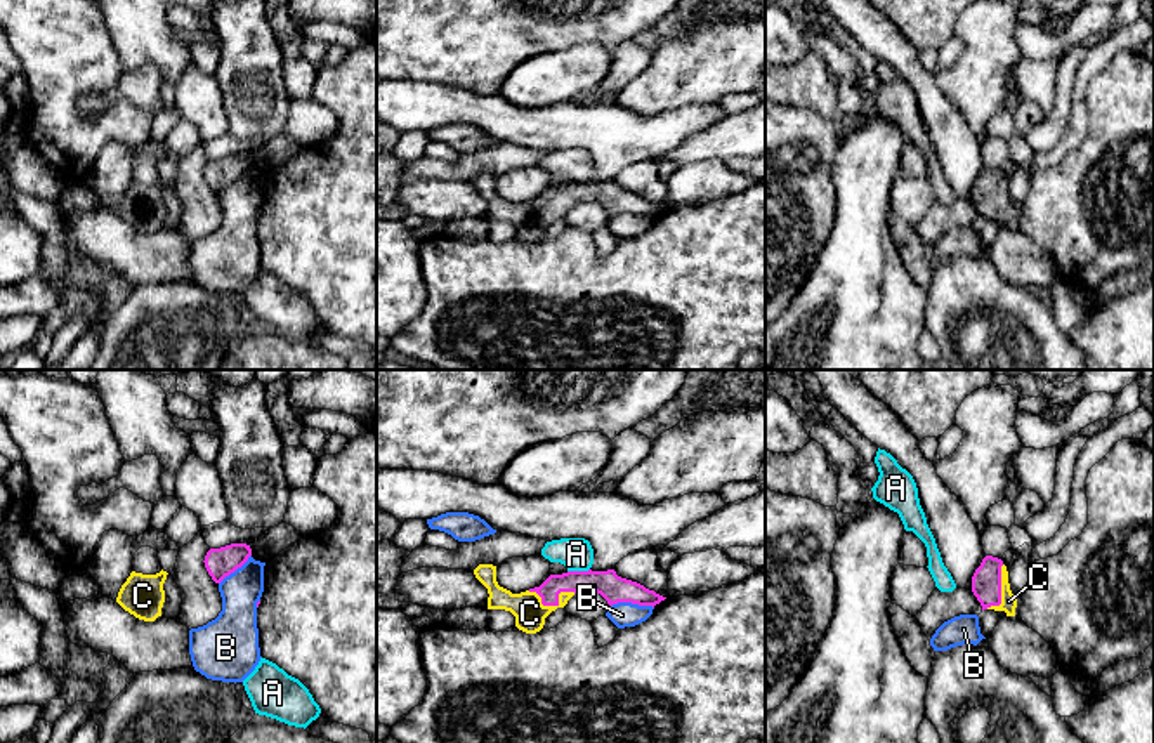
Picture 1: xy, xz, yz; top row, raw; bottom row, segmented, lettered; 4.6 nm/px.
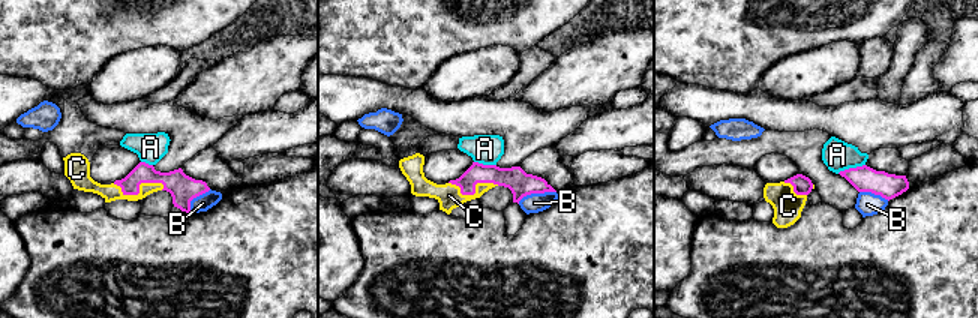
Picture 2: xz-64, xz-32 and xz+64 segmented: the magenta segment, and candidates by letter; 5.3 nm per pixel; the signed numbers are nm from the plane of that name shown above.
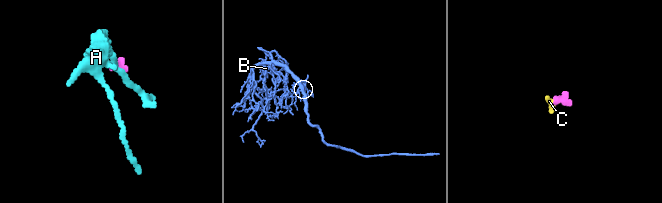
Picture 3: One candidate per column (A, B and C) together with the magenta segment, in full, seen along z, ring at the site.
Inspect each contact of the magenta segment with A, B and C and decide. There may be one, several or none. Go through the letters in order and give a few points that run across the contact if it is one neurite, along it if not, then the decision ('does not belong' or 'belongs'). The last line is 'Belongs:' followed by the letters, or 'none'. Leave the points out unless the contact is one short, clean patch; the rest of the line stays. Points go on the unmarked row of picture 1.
A: does not belong
B: line xz (609, 216), (637, 214), (653, 219); does not belong
C: line xz (603, 193), (571, 193), (554, 216), (538, 216), (530, 224); belongs
Belongs: C

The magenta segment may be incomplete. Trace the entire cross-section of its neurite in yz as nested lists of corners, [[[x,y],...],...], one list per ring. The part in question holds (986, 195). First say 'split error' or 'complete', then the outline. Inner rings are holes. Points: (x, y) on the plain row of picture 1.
split error; [[[986,167],[972,187],[972,203],[984,220],[1015,227],[1017,207],[1012,205],[1008,182],[1001,170]]]

